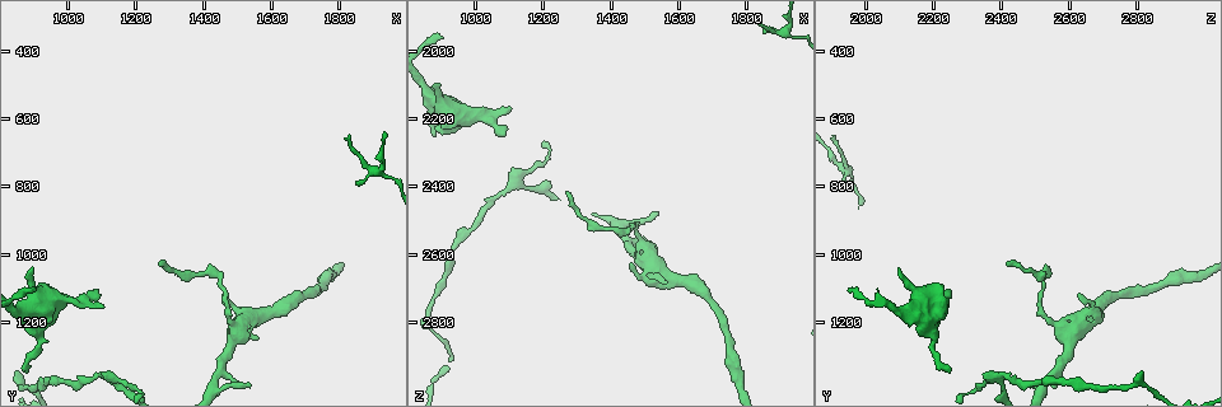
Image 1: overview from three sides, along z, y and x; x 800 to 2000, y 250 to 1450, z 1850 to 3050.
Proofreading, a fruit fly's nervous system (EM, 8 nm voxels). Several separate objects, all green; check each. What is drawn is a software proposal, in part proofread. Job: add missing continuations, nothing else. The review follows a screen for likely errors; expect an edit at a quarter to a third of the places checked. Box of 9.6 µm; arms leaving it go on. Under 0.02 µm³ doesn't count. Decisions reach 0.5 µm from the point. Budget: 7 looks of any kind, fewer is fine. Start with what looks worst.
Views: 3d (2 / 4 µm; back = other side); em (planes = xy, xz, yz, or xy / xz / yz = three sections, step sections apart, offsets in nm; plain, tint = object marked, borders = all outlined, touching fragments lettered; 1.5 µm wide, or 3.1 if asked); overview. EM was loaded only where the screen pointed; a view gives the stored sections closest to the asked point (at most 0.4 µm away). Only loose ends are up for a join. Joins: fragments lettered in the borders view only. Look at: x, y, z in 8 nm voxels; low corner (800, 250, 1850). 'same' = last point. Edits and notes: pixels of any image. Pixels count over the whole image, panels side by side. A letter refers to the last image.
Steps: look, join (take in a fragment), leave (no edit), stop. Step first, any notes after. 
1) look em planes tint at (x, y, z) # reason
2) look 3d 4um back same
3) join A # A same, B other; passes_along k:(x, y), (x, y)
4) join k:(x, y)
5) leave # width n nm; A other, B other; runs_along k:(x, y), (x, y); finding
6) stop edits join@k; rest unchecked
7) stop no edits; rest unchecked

look 3d 4um at (880, 1350, 2240) # tapers out

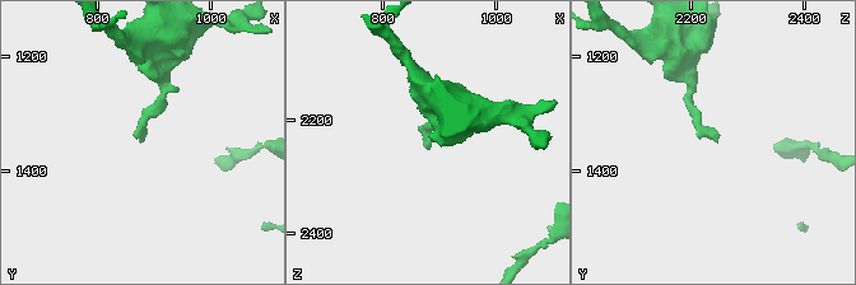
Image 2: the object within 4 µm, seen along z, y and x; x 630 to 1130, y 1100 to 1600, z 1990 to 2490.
look em xz step 4 borders at (875, 1345, 2245) # need the tissue

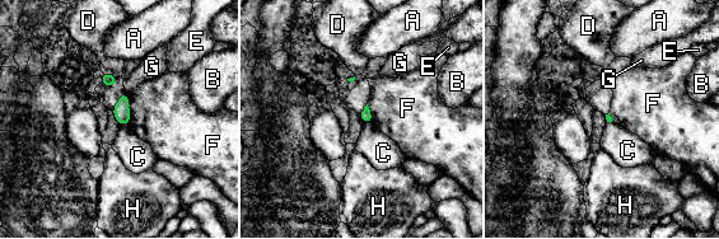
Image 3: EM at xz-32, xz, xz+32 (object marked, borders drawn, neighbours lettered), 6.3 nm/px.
leave # A other, B other, C other, D other, E other, F other, G other, H other; border 3:(127, 123), (120, 126); no lettered fragment goes on from it

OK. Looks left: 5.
look 3d 2um at (1270, 1030, 2420) # free end

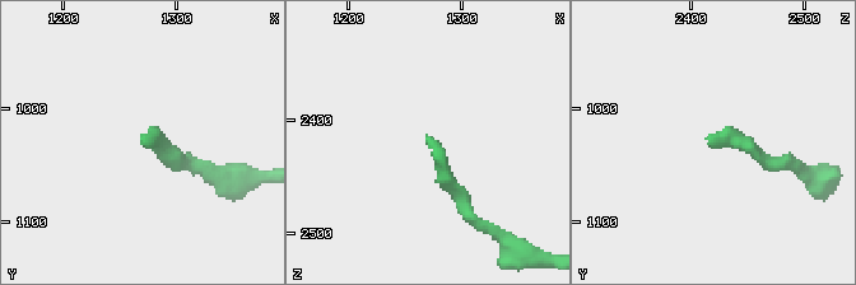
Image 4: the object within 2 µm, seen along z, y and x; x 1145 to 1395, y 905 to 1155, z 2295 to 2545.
look em planes borders at (1270, 1022, 2418) # shape alone is not enough

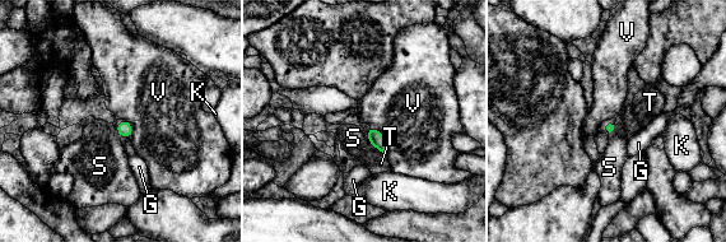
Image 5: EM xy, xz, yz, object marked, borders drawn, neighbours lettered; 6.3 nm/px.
leave # G other, K other, S other, T other, V other; border 5:(370, 125), (384, 136), (386, 153); no lettered fragment goes on from it

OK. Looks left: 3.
look 3d 4um at (890, 1040, 2090) # branch stops here

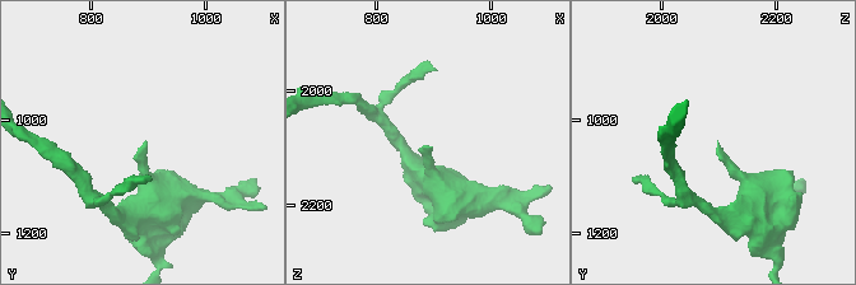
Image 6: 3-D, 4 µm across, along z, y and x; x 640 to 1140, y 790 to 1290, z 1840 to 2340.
look em xy step 8 tint at (895, 1045, 2100)

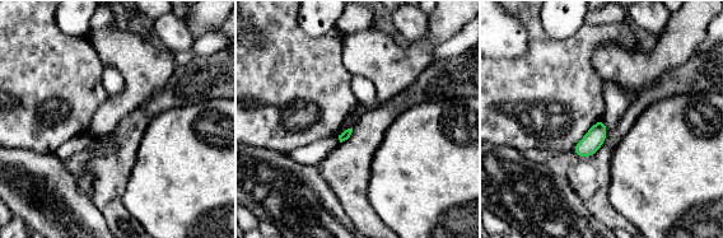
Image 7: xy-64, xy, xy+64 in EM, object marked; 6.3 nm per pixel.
look em planes borders same # cut it another way

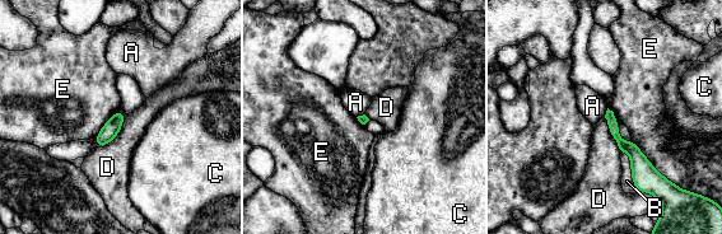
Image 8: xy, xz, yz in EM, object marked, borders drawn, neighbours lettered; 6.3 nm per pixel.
leave # A other, B other, C other, D other, E other; border 8:(119, 108), (96, 137); no lettered fragment goes on from it

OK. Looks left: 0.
stop no edits; rest unchecked

